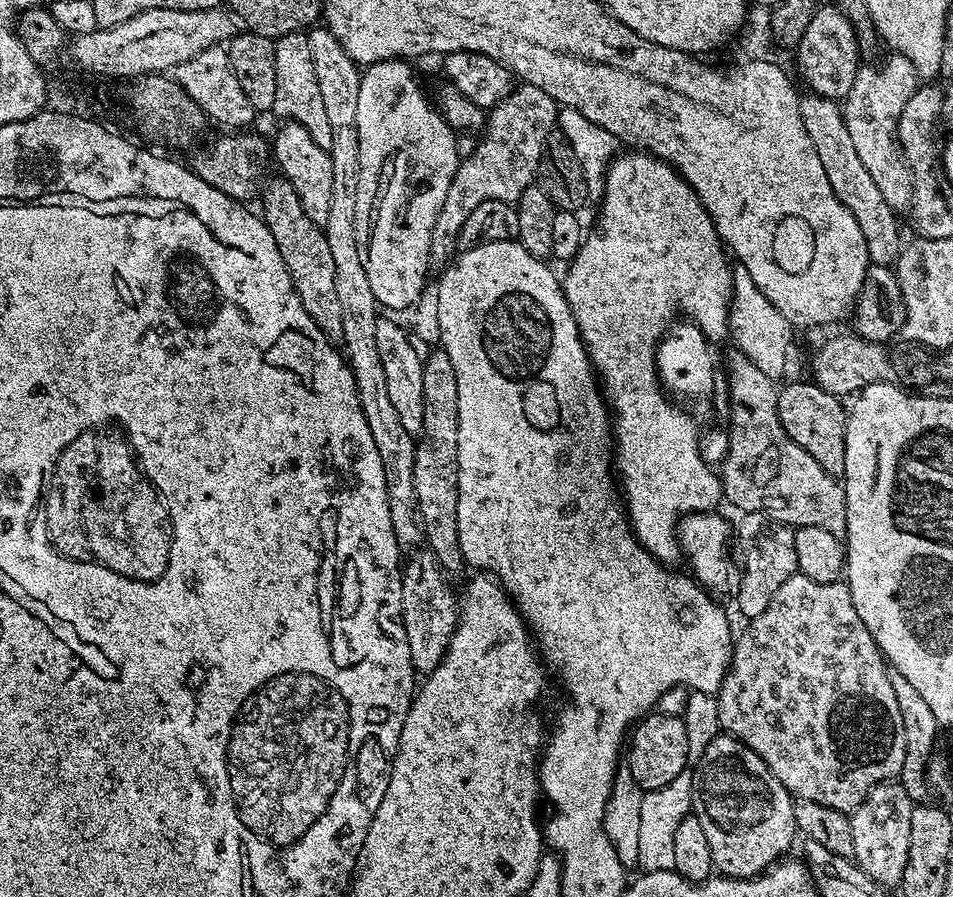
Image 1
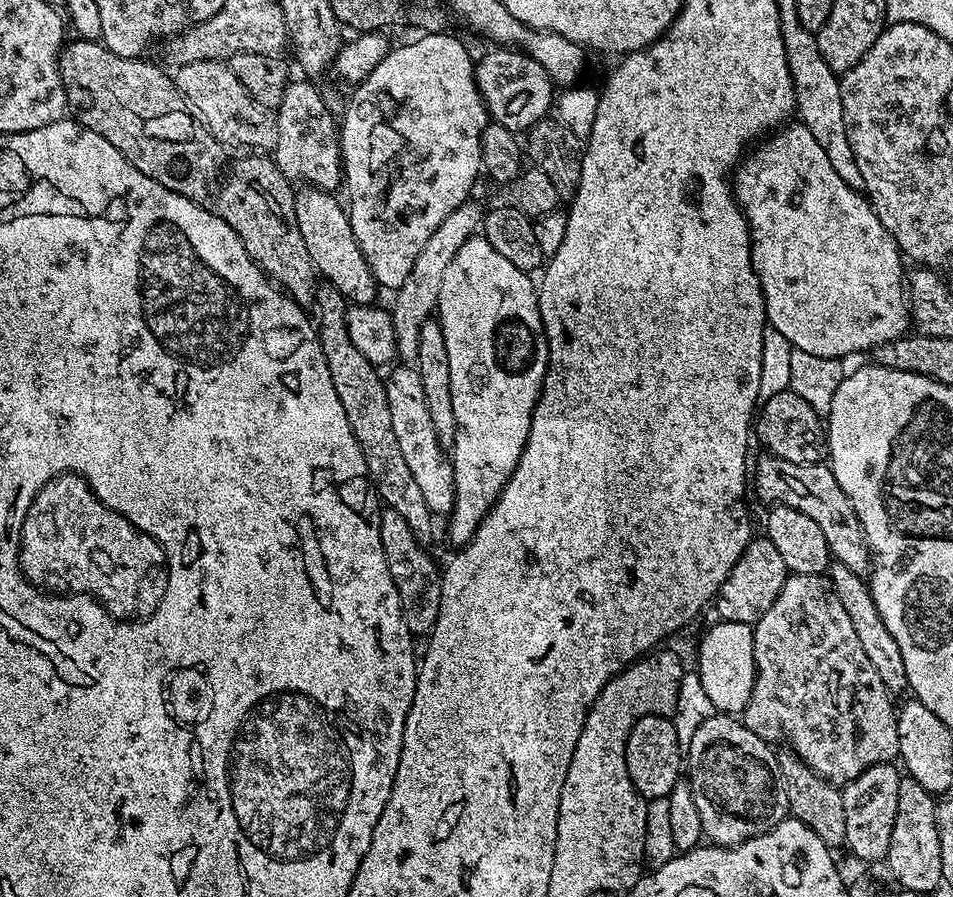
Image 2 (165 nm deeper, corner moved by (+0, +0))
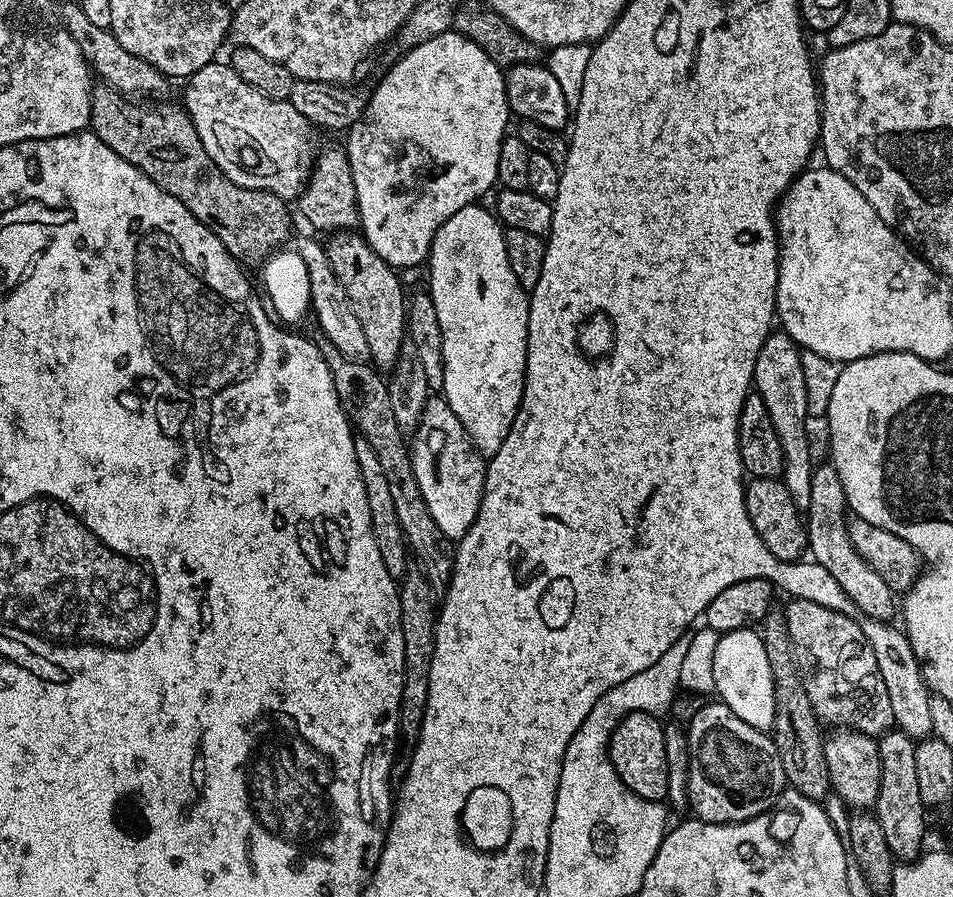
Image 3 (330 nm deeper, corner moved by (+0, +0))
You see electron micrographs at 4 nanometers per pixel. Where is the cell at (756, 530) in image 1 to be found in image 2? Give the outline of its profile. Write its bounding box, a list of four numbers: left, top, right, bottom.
[714,538,789,626]

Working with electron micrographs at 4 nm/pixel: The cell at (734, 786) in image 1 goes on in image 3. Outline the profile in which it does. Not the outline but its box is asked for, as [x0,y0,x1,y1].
[686,702,786,824]

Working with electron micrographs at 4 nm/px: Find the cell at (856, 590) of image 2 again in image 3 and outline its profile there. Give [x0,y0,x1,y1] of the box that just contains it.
[806,462,898,622]

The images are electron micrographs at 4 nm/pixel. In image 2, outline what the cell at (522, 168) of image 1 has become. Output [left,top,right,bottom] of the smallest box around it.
[390,198,482,362]

